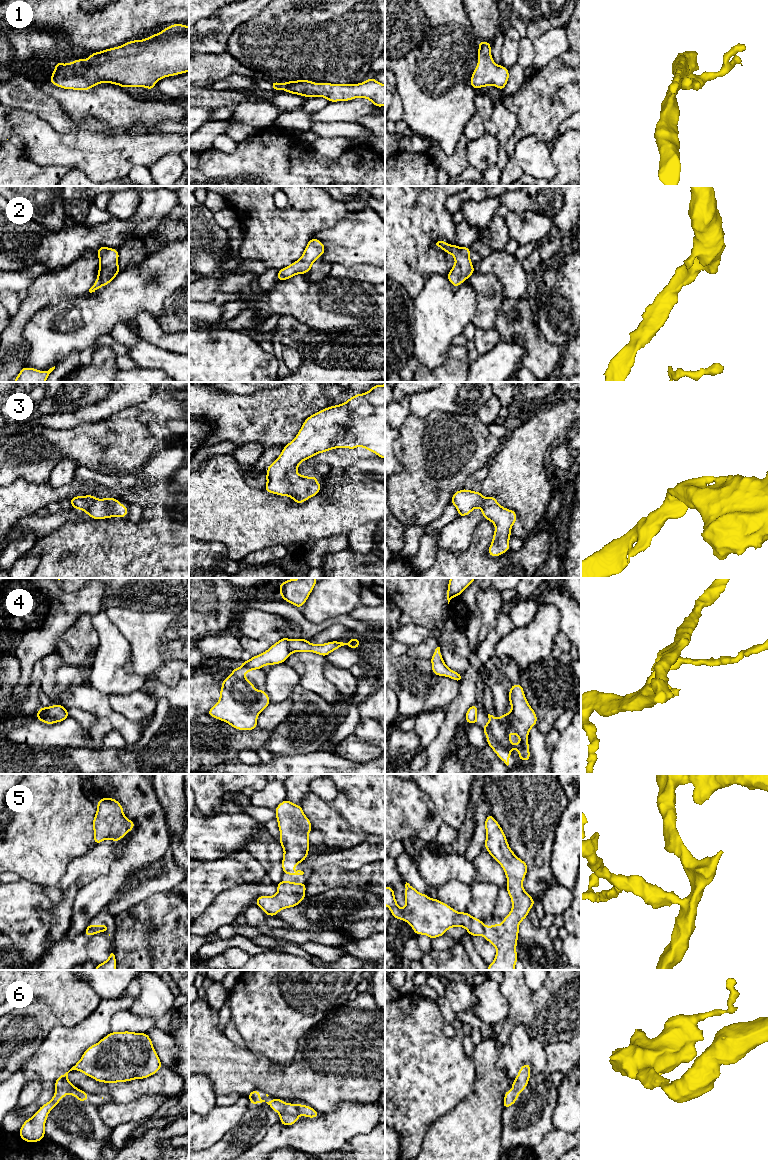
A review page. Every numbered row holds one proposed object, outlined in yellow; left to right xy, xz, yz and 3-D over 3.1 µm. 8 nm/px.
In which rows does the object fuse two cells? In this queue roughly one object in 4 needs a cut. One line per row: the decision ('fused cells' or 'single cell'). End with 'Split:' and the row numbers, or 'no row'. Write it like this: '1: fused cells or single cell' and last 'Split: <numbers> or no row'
1: single cell
2: single cell
3: single cell
4: fused cells
5: single cell
6: single cell
Split: 4

